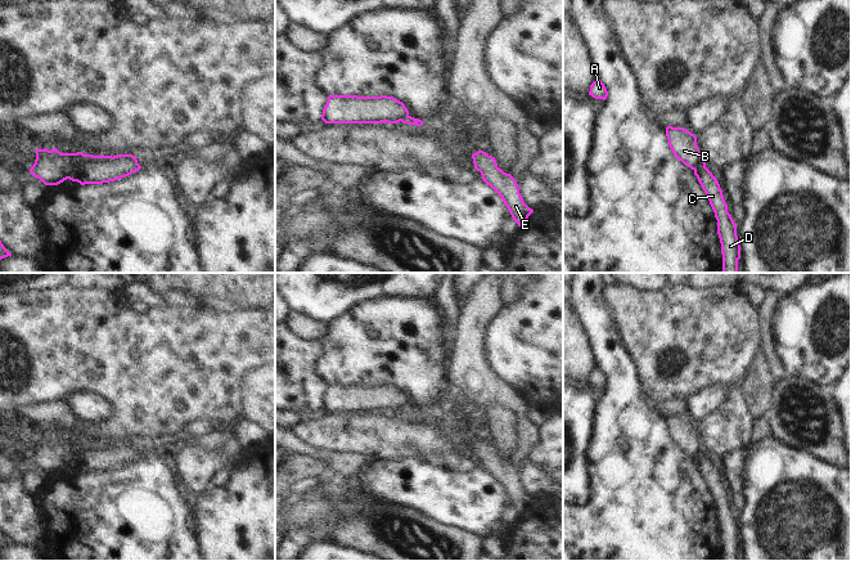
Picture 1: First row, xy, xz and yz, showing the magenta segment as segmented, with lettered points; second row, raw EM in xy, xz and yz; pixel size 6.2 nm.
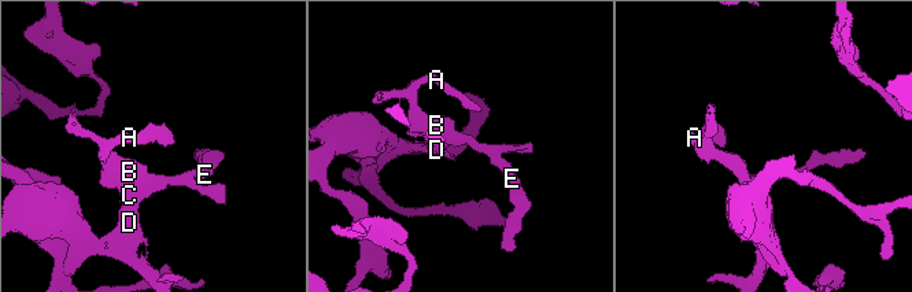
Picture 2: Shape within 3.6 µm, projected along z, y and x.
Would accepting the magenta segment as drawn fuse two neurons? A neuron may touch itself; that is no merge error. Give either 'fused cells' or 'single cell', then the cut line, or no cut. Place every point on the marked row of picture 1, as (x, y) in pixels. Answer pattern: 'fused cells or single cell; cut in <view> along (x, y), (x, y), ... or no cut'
fused cells; cut in xy along (103, 155), (85, 156), (67, 178)

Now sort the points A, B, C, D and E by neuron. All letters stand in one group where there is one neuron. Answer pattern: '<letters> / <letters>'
A B / C D E

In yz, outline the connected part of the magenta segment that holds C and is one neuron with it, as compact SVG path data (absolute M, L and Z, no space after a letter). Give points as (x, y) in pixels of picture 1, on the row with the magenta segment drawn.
M699 156L699 163L694 169L702 189L707 194L710 205L717 220L717 234L721 243L722 273L738 273L738 260L740 259L740 243L737 235L737 225L728 212L728 205L717 179L706 167L704 158Z

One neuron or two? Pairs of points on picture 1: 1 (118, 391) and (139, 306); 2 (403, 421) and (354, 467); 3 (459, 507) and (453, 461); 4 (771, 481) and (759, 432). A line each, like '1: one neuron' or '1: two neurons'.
1: two neurons
2: two neurons
3: two neurons
4: two neurons

